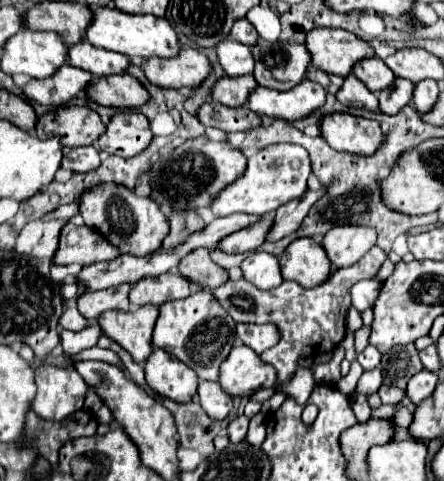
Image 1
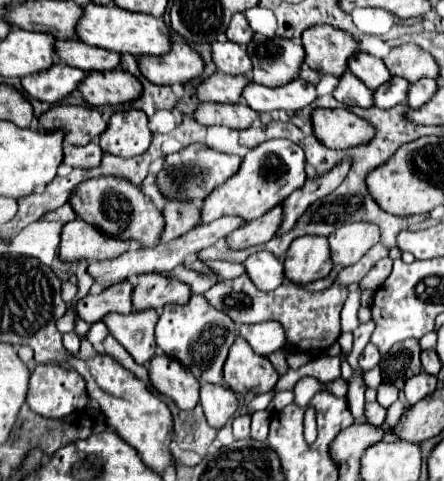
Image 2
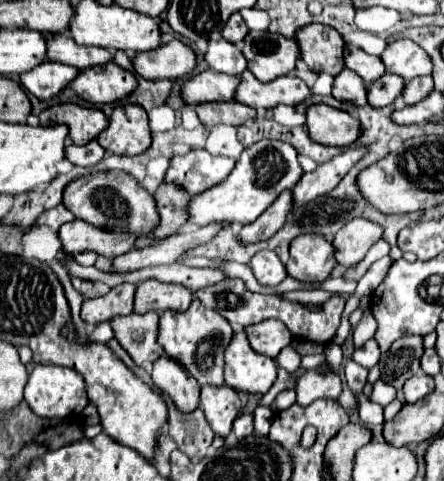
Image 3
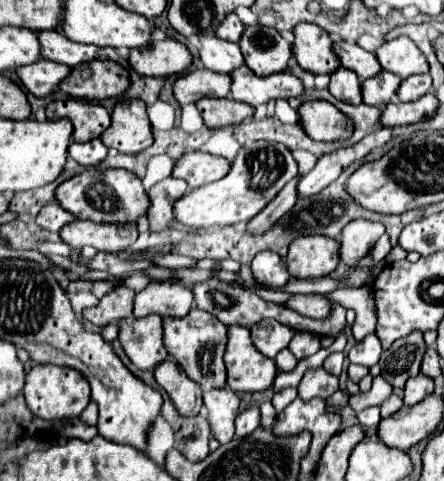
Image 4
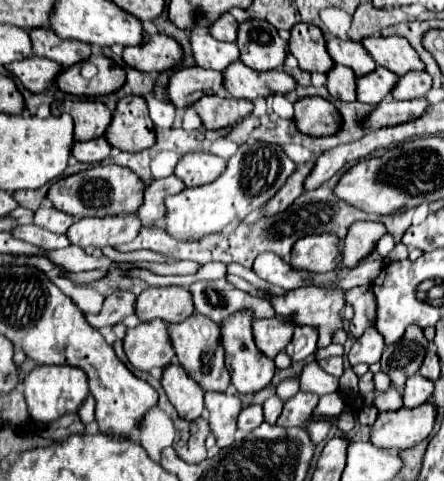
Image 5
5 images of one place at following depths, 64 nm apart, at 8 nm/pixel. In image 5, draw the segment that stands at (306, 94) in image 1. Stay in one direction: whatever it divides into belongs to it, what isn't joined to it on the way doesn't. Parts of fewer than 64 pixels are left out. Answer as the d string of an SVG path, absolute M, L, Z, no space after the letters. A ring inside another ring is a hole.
M242 62L230 64L224 70L224 88L232 98L244 98L256 102L258 98L268 98L274 94L288 94L296 90L296 80L282 68L272 72L256 72Z

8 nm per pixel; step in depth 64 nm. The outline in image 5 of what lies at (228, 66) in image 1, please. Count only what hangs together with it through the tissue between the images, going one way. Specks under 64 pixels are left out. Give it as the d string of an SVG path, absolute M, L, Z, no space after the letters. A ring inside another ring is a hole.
M196 30L190 36L196 64L208 70L224 72L232 62L240 60L240 50L232 42L220 42L206 30Z

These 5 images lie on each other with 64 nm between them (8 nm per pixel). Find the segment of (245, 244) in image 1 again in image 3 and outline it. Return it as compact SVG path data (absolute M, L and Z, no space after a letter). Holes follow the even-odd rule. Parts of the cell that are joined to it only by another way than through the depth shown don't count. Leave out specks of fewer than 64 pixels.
M284 192L284 196L280 196L280 200L276 200L276 204L272 204L272 208L264 212L264 216L260 216L260 220L242 226L242 230L238 232L238 240L242 244L256 244L272 238L286 222L290 208L292 208L292 194Z

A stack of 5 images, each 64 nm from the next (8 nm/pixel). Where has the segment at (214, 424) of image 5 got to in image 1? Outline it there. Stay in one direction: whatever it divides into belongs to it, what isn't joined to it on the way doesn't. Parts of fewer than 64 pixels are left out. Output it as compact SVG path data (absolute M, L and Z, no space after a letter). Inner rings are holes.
M200 382L198 396L204 412L212 418L226 418L232 410L232 396L218 382Z

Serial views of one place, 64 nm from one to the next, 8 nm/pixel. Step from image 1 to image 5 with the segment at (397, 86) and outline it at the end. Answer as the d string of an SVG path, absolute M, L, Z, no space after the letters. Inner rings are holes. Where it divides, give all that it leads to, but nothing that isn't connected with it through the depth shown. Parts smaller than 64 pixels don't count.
M376 68L368 76L362 76L356 80L356 92L358 102L378 106L396 86L398 76L394 72L388 72L386 68Z

